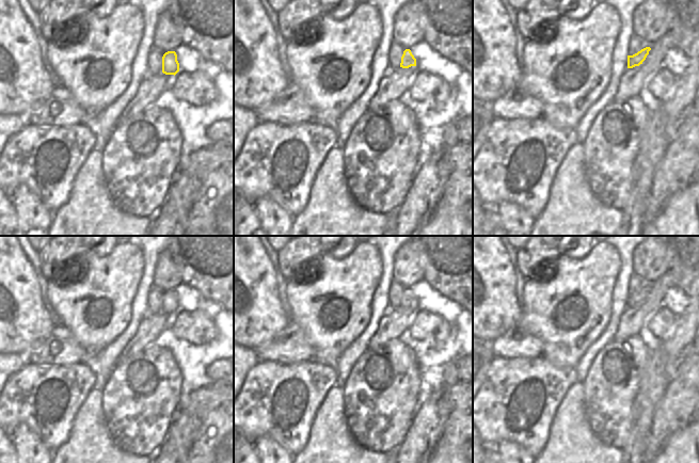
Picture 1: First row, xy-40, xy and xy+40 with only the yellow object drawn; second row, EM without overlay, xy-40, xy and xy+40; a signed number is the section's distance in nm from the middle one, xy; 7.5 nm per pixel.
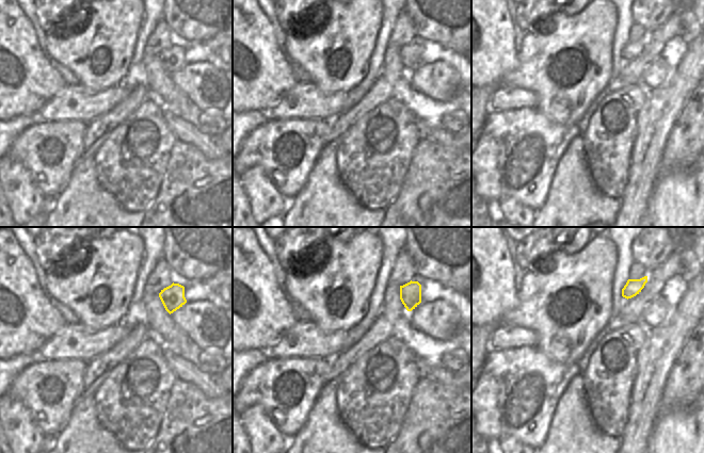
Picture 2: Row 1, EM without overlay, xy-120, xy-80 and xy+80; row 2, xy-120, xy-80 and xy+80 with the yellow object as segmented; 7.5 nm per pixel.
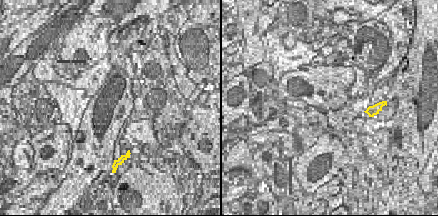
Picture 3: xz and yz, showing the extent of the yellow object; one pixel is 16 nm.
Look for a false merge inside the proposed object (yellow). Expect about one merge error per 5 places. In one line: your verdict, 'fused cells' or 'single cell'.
single cell

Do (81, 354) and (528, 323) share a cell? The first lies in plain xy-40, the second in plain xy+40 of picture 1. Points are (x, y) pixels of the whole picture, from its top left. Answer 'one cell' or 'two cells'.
two cells

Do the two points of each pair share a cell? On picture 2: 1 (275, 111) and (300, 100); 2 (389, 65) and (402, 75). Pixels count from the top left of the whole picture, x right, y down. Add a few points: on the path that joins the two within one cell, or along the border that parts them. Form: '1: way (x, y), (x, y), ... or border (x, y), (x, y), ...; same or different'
1: way (282, 109), (294, 107); same
2: way (393, 68), (399, 74); same

